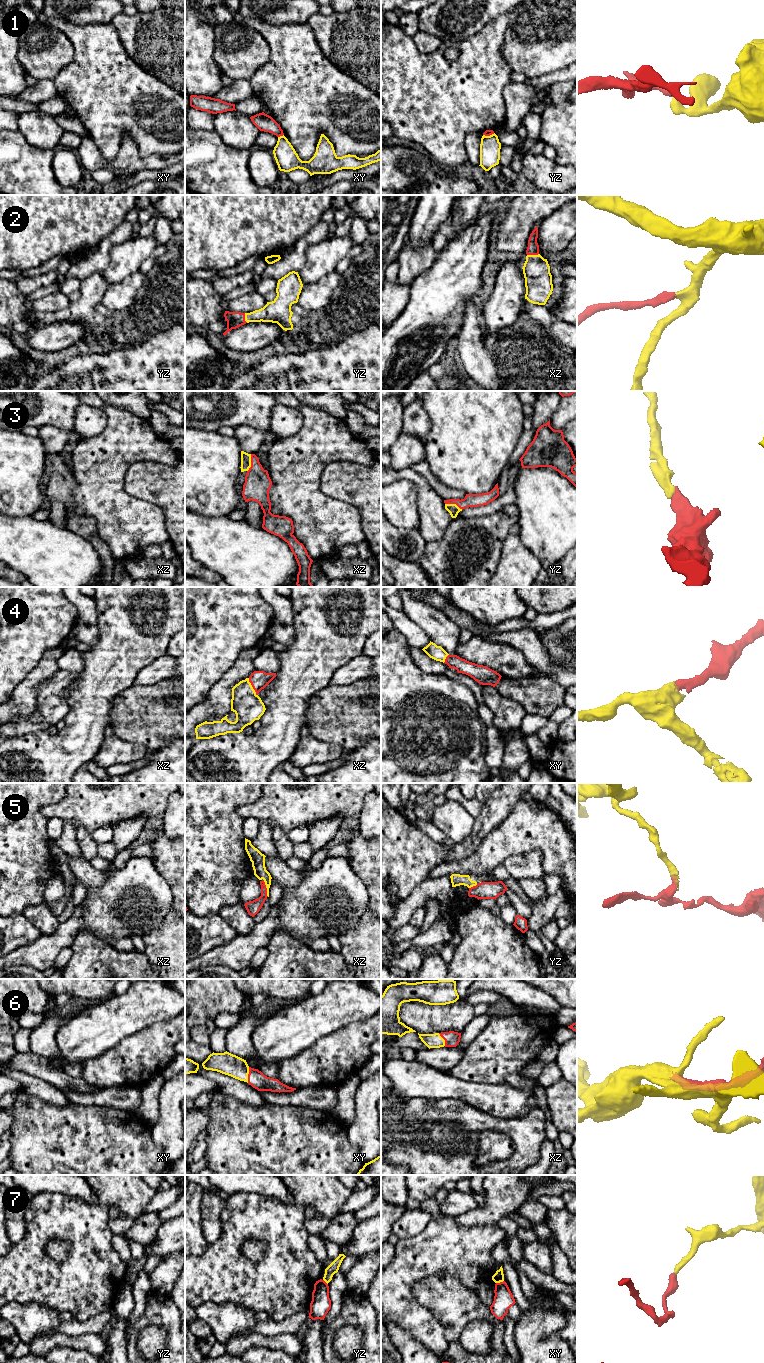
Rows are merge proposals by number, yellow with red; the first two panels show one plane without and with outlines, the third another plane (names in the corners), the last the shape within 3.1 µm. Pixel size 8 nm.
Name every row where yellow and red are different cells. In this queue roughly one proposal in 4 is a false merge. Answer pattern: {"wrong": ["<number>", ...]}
{"wrong": ["1", "5", "7"]}

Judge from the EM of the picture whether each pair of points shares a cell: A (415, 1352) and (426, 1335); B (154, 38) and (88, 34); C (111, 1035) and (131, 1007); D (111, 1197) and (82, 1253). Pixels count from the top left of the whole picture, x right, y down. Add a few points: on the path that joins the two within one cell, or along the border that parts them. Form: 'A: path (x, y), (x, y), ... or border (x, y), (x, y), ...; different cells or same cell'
A: border (402, 1328), (406, 1329), (433, 1352); different cells
B: border (111, 22), (116, 29), (124, 50), (130, 57); different cells
C: path (111, 1028), (124, 1014); same cell
D: border (99, 1203), (108, 1207); different cells

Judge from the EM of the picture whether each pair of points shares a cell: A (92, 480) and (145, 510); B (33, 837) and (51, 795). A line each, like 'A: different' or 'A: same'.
A: same
B: same

